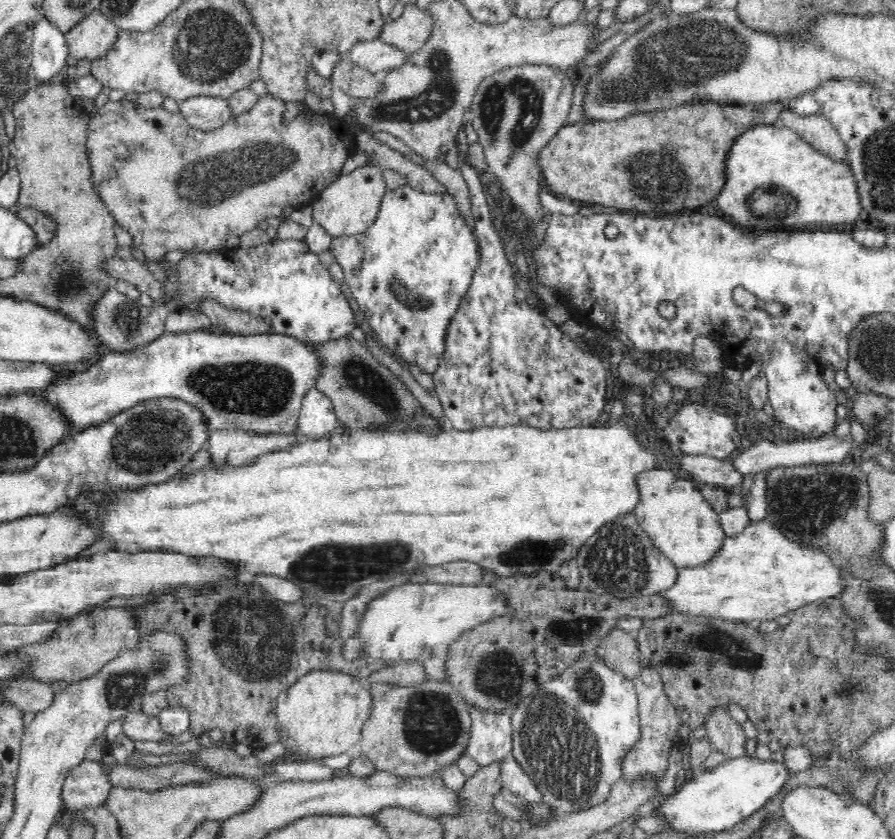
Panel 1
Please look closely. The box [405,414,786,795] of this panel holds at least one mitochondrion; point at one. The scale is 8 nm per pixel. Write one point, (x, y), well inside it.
(618, 560)

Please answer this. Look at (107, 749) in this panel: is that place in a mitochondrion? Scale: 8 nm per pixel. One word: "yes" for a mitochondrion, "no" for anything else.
no

